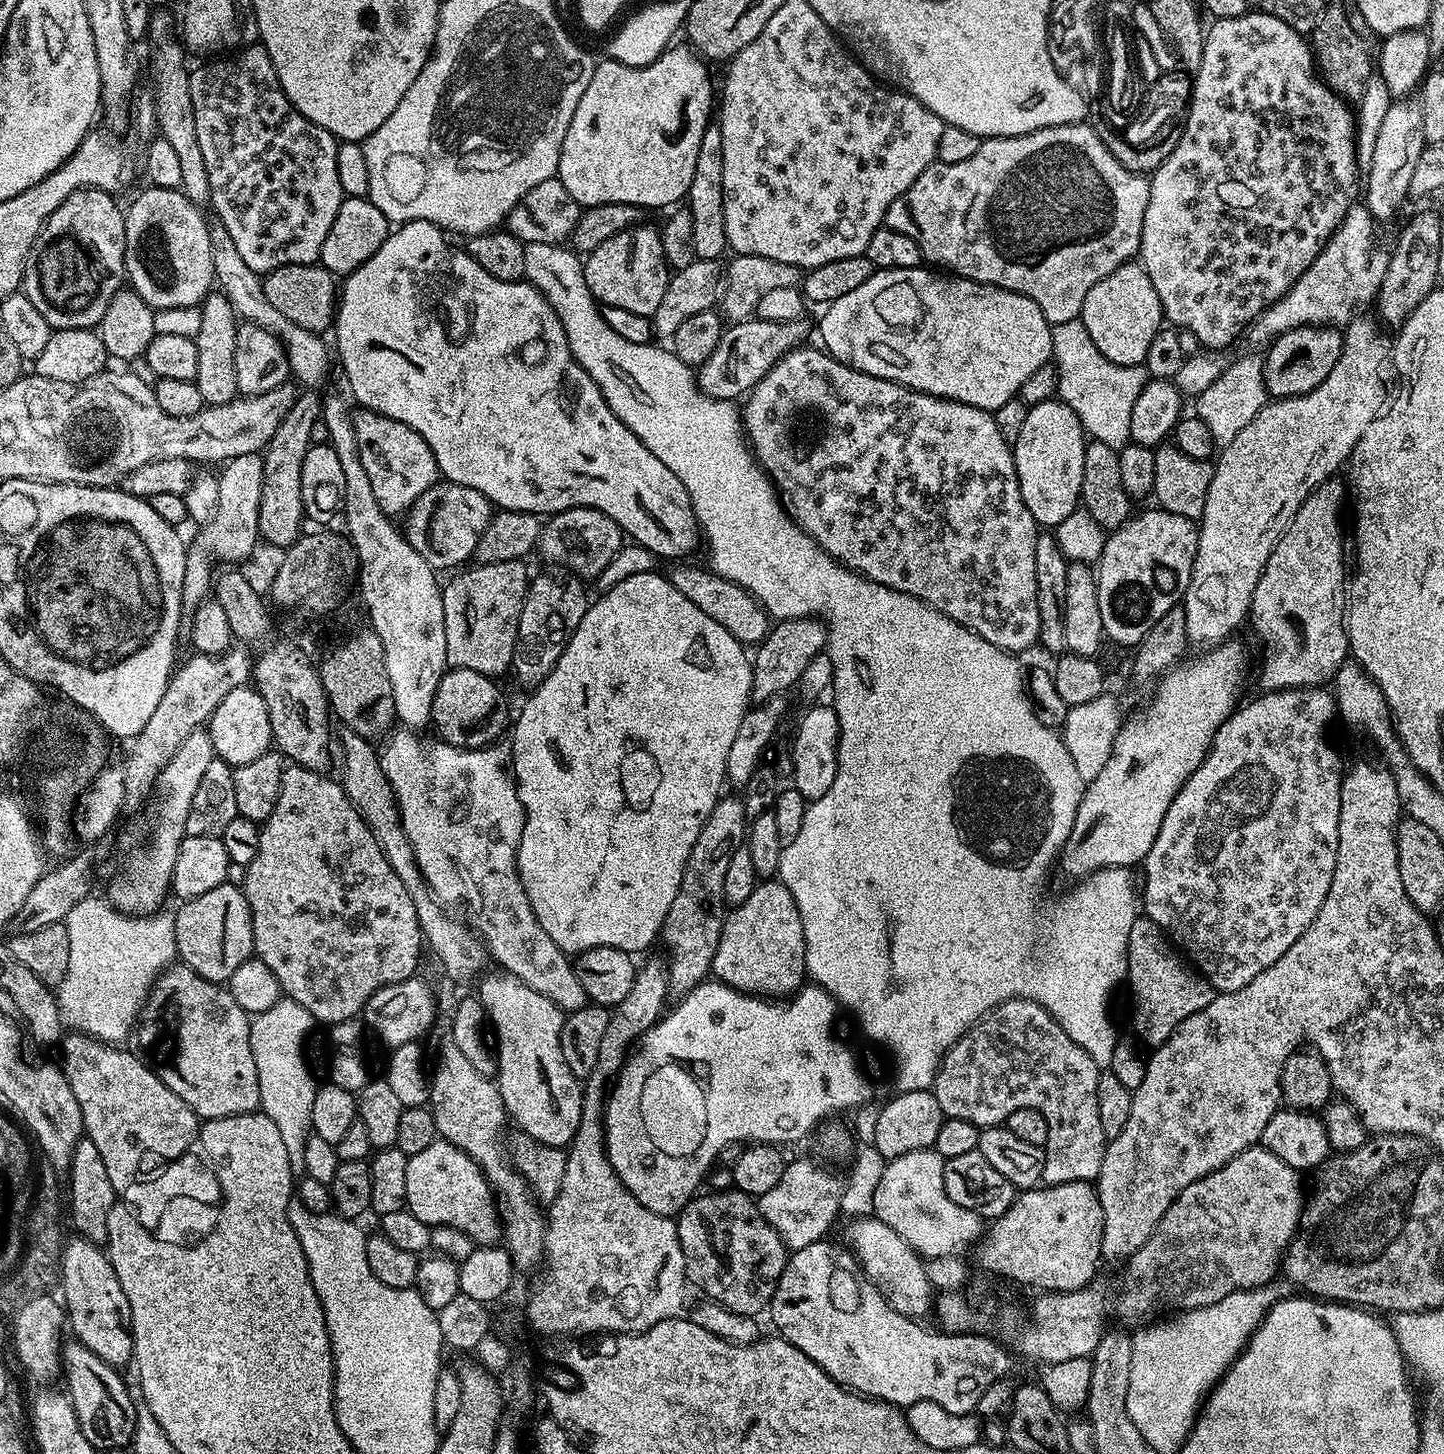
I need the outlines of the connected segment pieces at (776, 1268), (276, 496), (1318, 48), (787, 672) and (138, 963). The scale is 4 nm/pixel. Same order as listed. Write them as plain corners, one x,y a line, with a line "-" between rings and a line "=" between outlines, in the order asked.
708,1190
705,1196
697,1194
678,1213
676,1229
678,1242
682,1246
684,1274
691,1287
693,1284
701,1288
714,1303
721,1304
736,1316
756,1316
771,1305
778,1278
782,1278
782,1270
788,1264
790,1250
782,1242
778,1230
762,1218
760,1205
753,1197
735,1190
=
312,390
297,395
290,410
286,410
286,418
274,430
274,438
263,450
264,473
262,474
262,498
258,510
258,536
261,541
273,544
278,550
291,547
292,543
302,535
300,523
305,523
306,517
302,506
302,458
306,450
311,448
312,430
322,416
321,397
=
1329,3
1322,18
1310,32
1310,47
1319,75
1325,84
1339,92
1345,100
1358,102
1366,90
1367,82
1374,76
1374,56
1368,53
1364,40
1352,29
1348,16
1336,5
=
802,616
793,620
782,620
771,625
770,631
760,641
751,657
752,700
763,702
784,694
787,688
795,689
802,672
810,660
825,651
828,643
828,629
823,620
814,616
=
92,894
78,902
78,906
74,906
74,910
70,910
62,921
66,934
70,934
70,963
66,966
66,978
62,978
54,992
61,1021
67,1027
69,1024
73,1033
91,1036
102,1044
116,1046
127,1041
136,1027
136,1021
140,1019
140,1011
148,1001
152,985
177,959
175,921
175,915
167,910
154,912
150,916
128,916
113,908
107,899
95,900

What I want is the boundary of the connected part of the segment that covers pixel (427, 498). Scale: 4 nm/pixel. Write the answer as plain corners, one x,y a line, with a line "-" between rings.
441,479
431,484
413,502
403,517
405,520
404,524
402,523
402,531
410,546
414,546
414,550
418,550
422,558
426,558
431,568
456,570
475,557
476,547
493,515
494,506
481,492
470,486
455,484
452,480

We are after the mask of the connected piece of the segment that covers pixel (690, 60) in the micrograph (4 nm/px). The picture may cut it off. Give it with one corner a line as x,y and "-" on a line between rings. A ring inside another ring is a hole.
669,47
656,61
637,68
609,58
593,67
590,86
582,93
578,110
570,118
566,138
562,138
558,162
558,179
574,202
584,208
622,202
641,210
668,210
687,197
690,182
694,182
698,146
702,146
702,134
714,116
714,96
712,100
709,65
691,47
683,47

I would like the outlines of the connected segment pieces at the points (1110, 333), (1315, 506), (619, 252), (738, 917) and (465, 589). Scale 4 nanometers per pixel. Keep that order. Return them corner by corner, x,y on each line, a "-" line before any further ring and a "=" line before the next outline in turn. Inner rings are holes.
1139,262
1118,266
1114,274
1106,274
1102,282
1097,282
1090,294
1086,294
1078,318
1086,326
1094,346
1118,366
1143,364
1146,350
1150,350
1150,342
1154,342
1154,334
1158,334
1165,323
1154,282
1150,282
1150,274
1146,274
1144,265
=
1333,478
1321,484
1315,492
1309,494
1306,502
1294,514
1290,526
1282,534
1280,541
1274,546
1266,566
1262,570
1262,578
1258,578
1258,586
1254,586
1252,606
1250,609
1250,624
1260,632
1264,640
1264,660
1260,664
1260,684
1264,692
1281,692
1284,688
1314,688
1324,686
1335,677
1336,672
1349,659
1348,630
1344,626
1344,613
1346,611
1346,572
1344,576
1344,524
1340,521
1340,511
1344,508
1346,500
1346,484
1343,479
=
647,222
635,228
627,228
622,234
602,242
602,246
587,253
583,266
586,286
601,305
630,310
633,314
649,318
658,310
670,279
660,228
651,228
=
761,879
750,898
725,915
718,950
714,950
711,975
740,992
765,998
787,998
800,991
806,980
802,914
798,914
794,894
790,894
779,879
=
523,559
489,564
476,562
457,571
453,575
457,576
443,585
446,654
451,667
478,670
478,674
493,678
500,678
511,669
518,618
530,583
530,571
524,564

